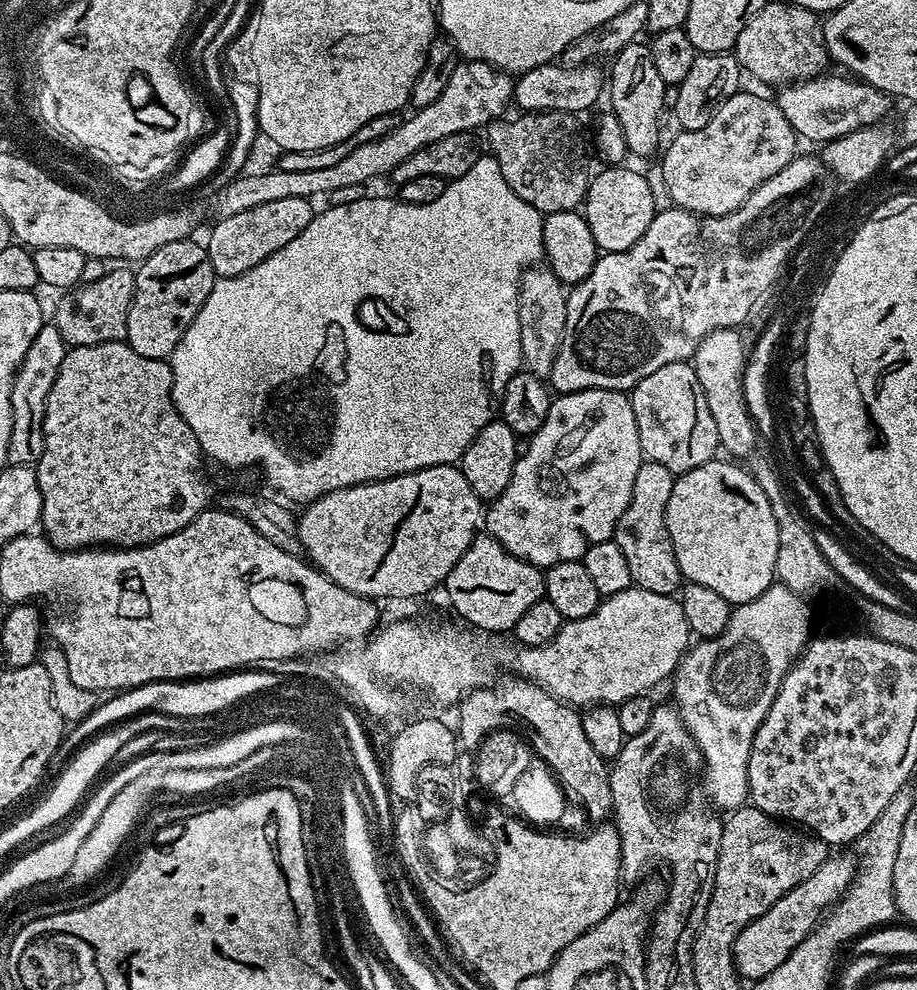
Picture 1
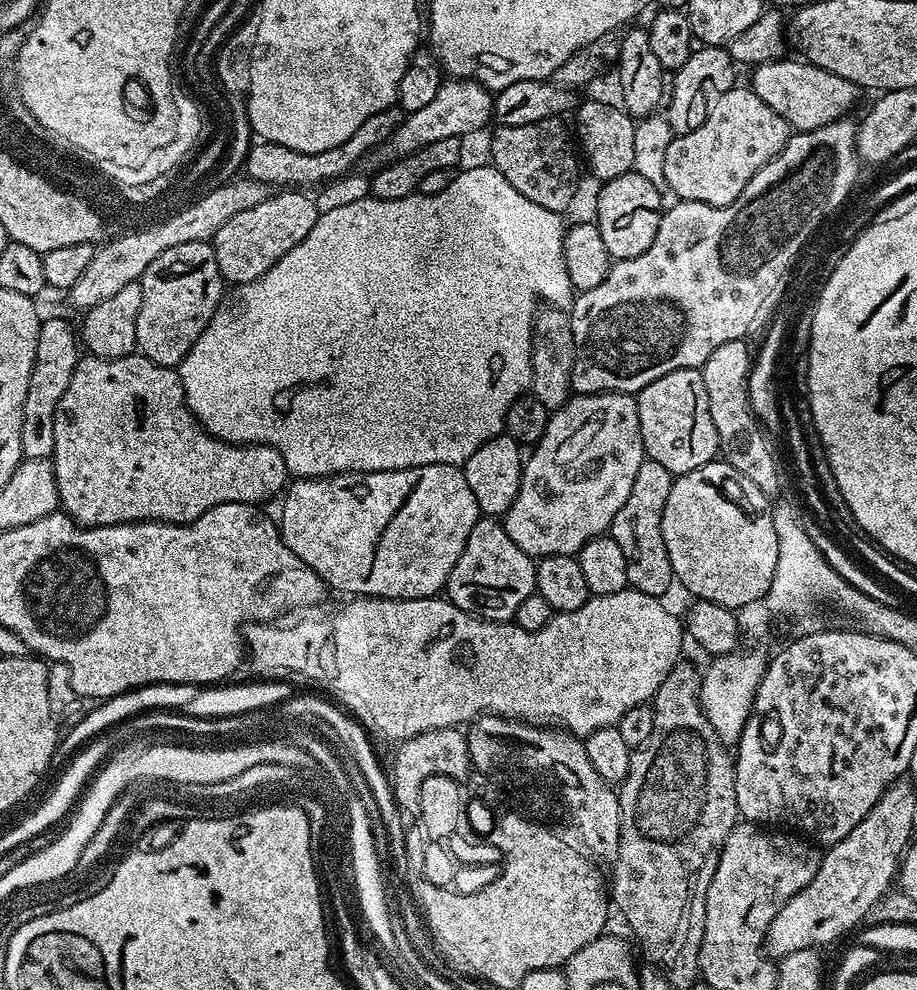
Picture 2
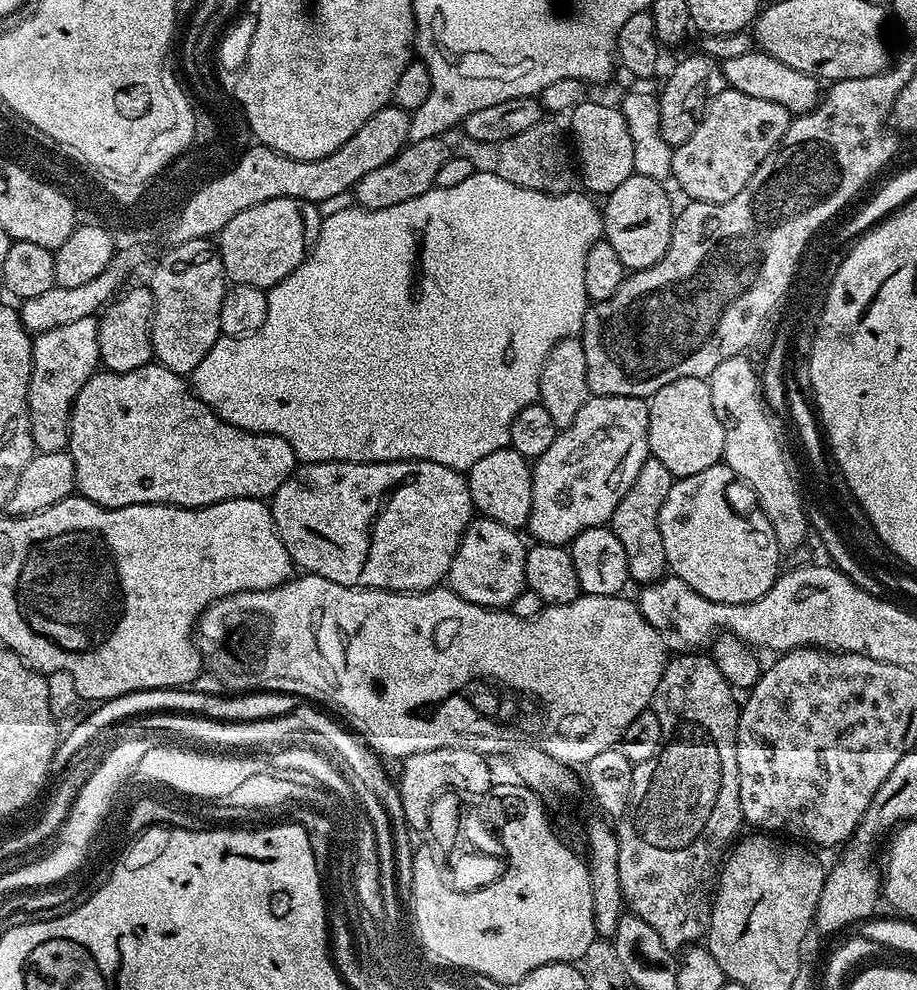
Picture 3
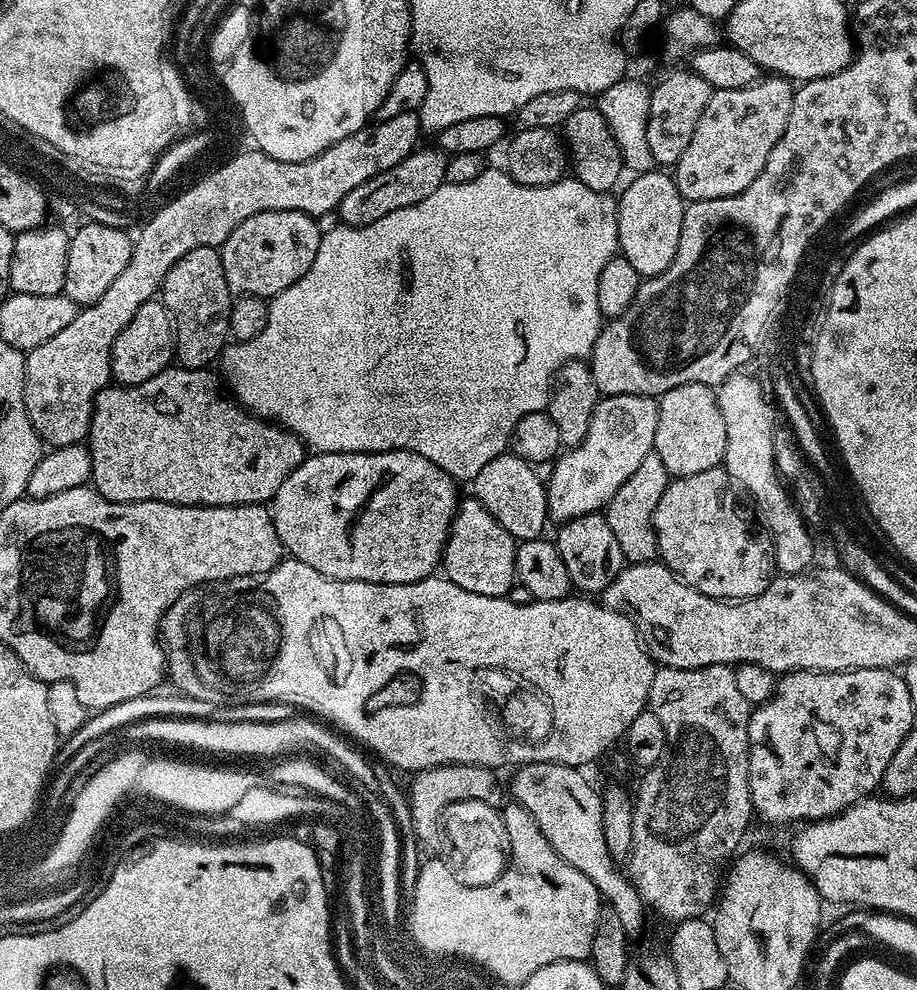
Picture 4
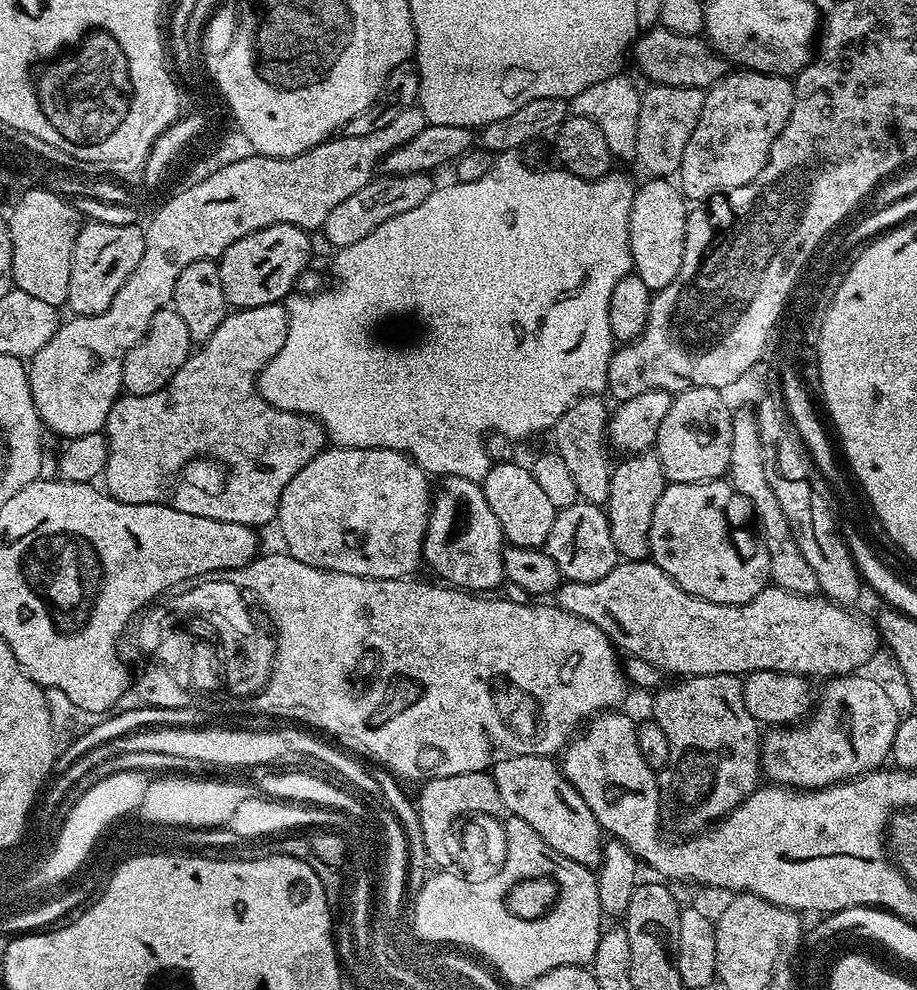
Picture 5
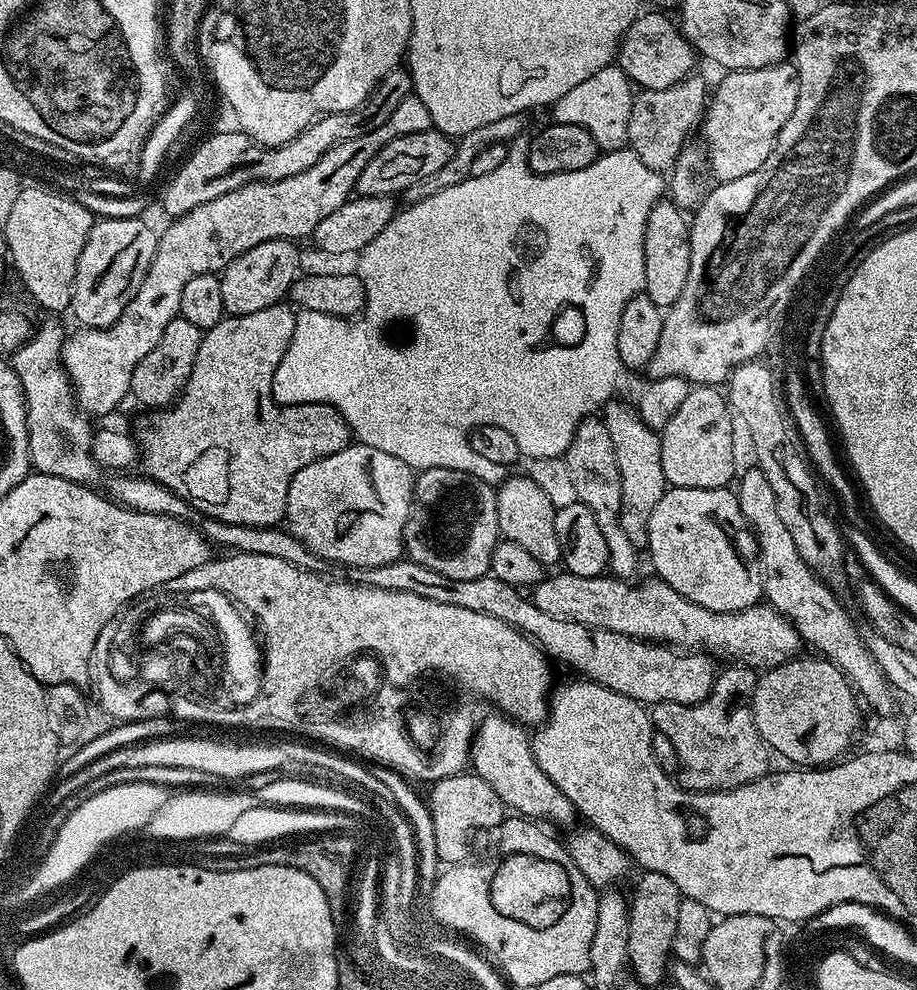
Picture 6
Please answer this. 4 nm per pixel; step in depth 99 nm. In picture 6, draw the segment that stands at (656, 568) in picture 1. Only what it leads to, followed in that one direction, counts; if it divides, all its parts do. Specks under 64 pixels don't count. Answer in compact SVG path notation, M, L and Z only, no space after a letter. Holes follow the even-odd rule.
M613 398L604 405L602 419L606 430L610 430L610 442L614 442L614 458L618 458L618 474L622 478L622 506L620 521L626 538L637 550L647 549L648 531L650 530L650 514L654 514L654 506L662 502L668 480L662 474L662 450L660 449L660 433L657 429L646 426L639 411L628 404L619 404Z

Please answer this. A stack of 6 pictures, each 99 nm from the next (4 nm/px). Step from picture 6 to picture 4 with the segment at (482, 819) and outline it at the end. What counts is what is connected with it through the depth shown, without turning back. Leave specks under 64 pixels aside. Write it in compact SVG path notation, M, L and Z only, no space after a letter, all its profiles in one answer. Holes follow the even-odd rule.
M443 764L415 773L411 777L412 789L409 790L408 788L406 795L417 841L424 846L429 844L433 850L441 847L440 815L451 804L461 803L460 805L463 805L465 802L473 800L499 809L505 803L506 792L505 789L504 792L500 789L500 780L496 776L499 775L493 769L474 766L473 764Z

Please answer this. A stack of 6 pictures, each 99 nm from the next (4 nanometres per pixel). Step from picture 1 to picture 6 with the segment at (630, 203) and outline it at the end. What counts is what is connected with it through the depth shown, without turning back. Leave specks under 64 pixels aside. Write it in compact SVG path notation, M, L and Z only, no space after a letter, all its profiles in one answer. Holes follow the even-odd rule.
M661 199L650 210L644 235L646 274L643 295L648 296L650 302L657 304L661 310L667 310L674 302L678 302L678 294L682 294L682 286L686 286L686 278L690 274L689 227L689 217L671 199Z

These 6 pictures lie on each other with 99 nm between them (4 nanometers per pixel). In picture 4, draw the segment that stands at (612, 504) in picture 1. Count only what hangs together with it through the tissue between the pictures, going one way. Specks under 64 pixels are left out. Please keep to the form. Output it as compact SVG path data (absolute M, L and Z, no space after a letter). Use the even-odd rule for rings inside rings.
M638 394L603 397L592 411L586 438L582 438L578 447L567 449L546 476L549 521L573 520L607 509L610 498L618 494L618 486L638 470L646 454L654 451L657 430L658 403L653 397Z

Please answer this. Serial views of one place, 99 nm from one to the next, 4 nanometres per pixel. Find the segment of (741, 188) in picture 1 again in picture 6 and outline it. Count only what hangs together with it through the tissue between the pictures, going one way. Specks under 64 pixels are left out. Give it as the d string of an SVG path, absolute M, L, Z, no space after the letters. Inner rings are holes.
M781 62L761 68L729 71L714 88L702 117L703 147L711 175L717 181L754 174L770 158L786 118L794 114L798 102L798 74L792 62Z

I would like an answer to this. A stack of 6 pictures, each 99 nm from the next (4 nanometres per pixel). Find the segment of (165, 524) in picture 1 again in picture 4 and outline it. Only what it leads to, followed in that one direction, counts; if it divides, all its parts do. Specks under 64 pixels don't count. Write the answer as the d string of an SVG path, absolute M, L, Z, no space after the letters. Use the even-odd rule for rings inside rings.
M169 366L166 370L154 374L154 378L146 378L146 382L141 384L103 388L97 394L92 407L92 421L86 437L86 447L92 459L91 487L102 493L106 499L113 500L115 504L133 504L143 500L157 500L167 504L195 504L206 508L238 506L239 504L267 505L275 496L278 486L282 486L282 482L286 482L286 478L290 478L290 474L294 474L294 470L306 458L306 445L287 428L262 420L259 416L254 416L251 412L241 408L222 387L221 377L215 371L213 372L208 368Z

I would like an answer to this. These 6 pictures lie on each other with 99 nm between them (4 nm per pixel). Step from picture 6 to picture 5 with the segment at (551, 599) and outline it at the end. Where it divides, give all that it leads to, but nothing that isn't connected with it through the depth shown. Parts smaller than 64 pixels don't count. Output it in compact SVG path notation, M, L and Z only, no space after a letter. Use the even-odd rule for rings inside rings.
M651 559L646 560L626 560L617 563L614 570L610 570L610 574L606 574L606 578L598 578L598 582L574 582L569 580L561 583L560 587L554 593L555 603L562 610L566 610L570 614L574 614L578 618L586 618L586 622L594 622L594 626L598 626L598 630L602 630L609 636L621 653L628 652L629 657L637 656L642 658L642 662L651 664L653 668L661 673L673 672L673 677L687 678L689 676L709 676L710 674L730 674L731 676L743 677L749 672L757 672L758 670L770 670L771 672L789 672L795 676L805 678L813 678L812 676L824 676L823 678L835 678L837 676L847 676L855 673L879 648L882 648L882 637L873 621L868 620L864 616L859 616L856 610L851 607L836 604L835 601L829 600L820 594L803 596L797 592L791 592L785 588L777 588L769 586L763 588L754 599L745 604L719 604L718 602L710 602L698 598L694 594L690 594L686 590L682 590L682 586L678 586L669 576L664 573L658 565L652 563Z

